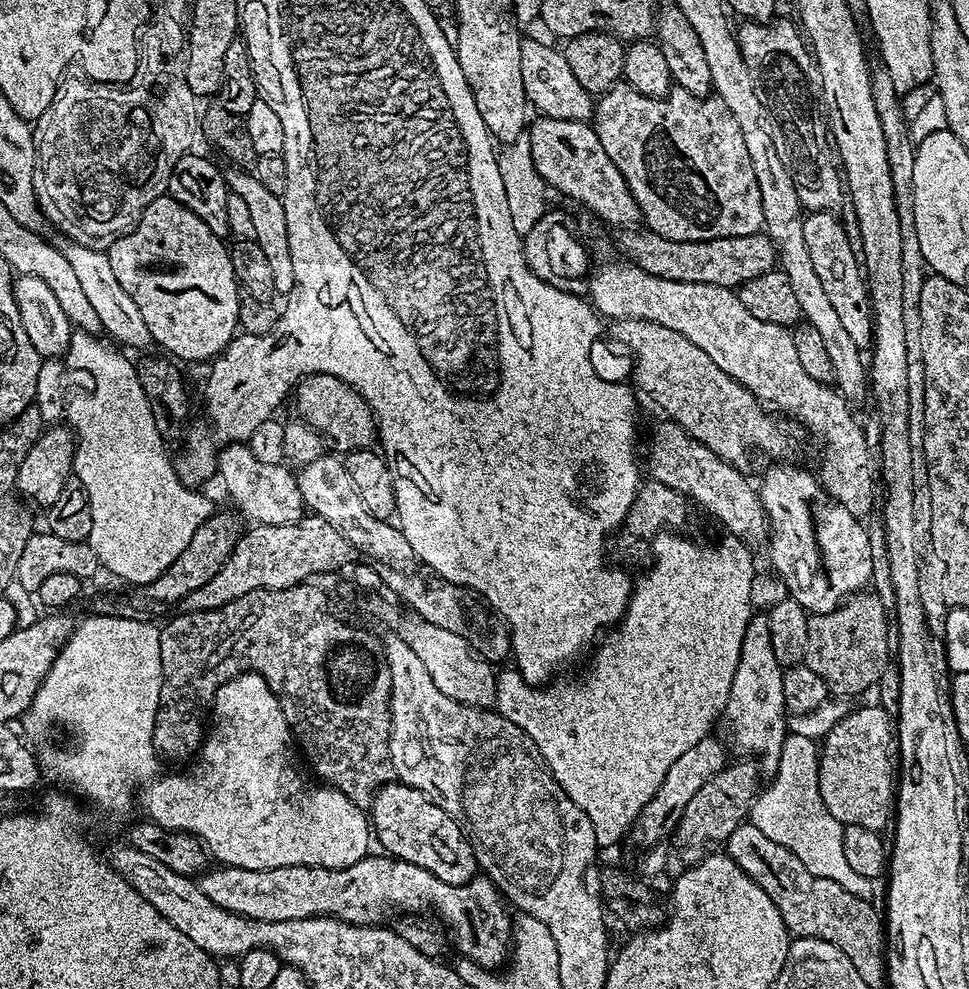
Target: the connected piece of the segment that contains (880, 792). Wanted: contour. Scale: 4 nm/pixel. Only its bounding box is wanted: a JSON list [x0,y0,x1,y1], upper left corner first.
[820,708,894,833]

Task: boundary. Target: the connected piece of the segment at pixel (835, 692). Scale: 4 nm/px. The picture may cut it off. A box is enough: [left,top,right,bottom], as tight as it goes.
[802,590,890,697]

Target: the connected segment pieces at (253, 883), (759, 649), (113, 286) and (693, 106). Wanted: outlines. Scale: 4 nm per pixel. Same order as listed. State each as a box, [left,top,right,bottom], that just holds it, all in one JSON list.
[[198,854,514,970],[722,615,790,778],[63,242,154,349],[594,82,764,240]]

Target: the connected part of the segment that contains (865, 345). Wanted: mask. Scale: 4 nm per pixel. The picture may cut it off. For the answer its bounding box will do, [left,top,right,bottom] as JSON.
[804,211,874,350]

